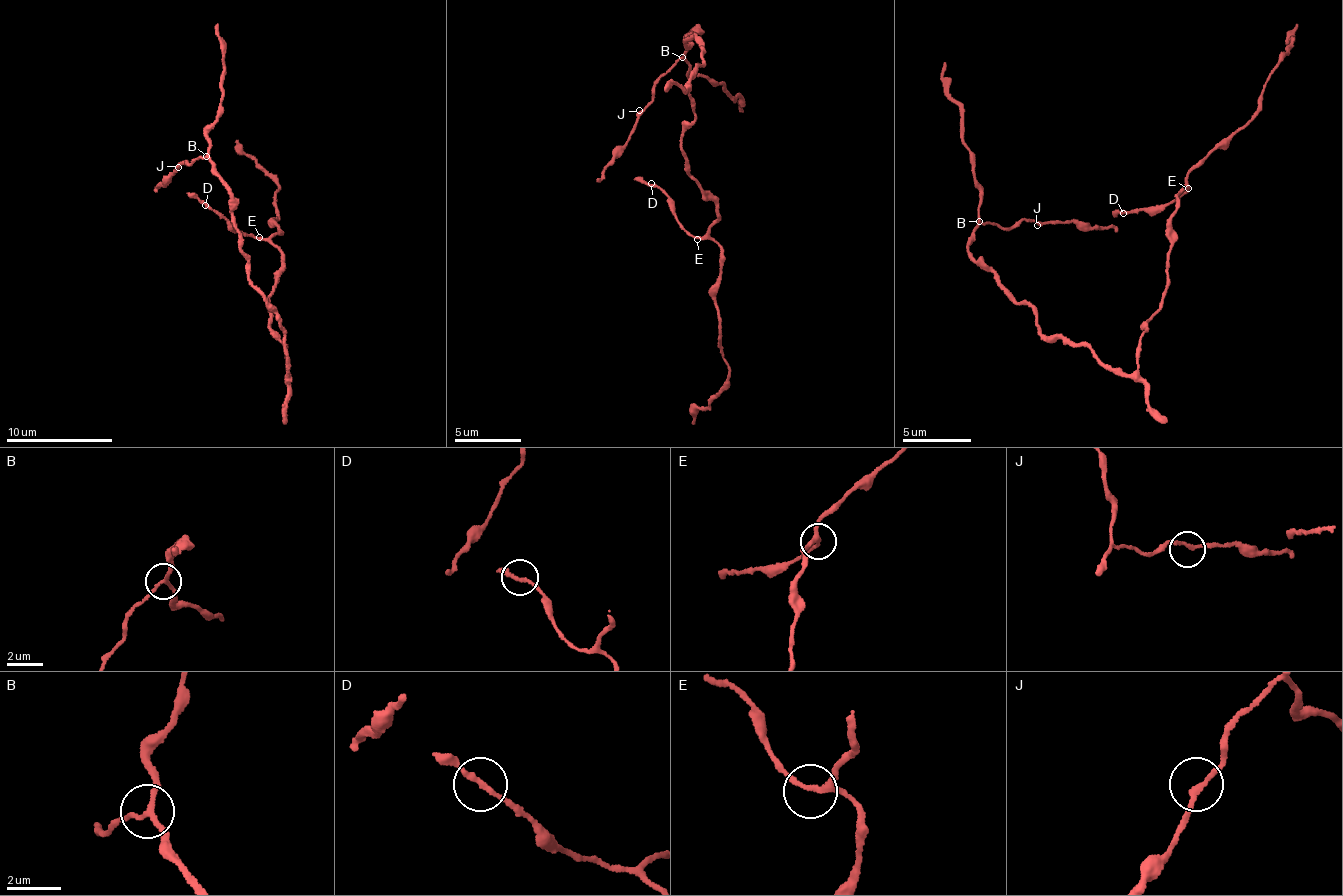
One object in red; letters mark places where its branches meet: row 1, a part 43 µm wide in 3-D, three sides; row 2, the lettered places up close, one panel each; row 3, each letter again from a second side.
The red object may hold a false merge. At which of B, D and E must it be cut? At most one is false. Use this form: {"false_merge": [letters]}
{"false_merge": ["B"]}

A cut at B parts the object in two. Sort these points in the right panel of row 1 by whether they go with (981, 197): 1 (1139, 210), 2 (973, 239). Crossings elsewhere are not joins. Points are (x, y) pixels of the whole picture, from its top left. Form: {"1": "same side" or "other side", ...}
{"1": "same side", "2": "same side"}

